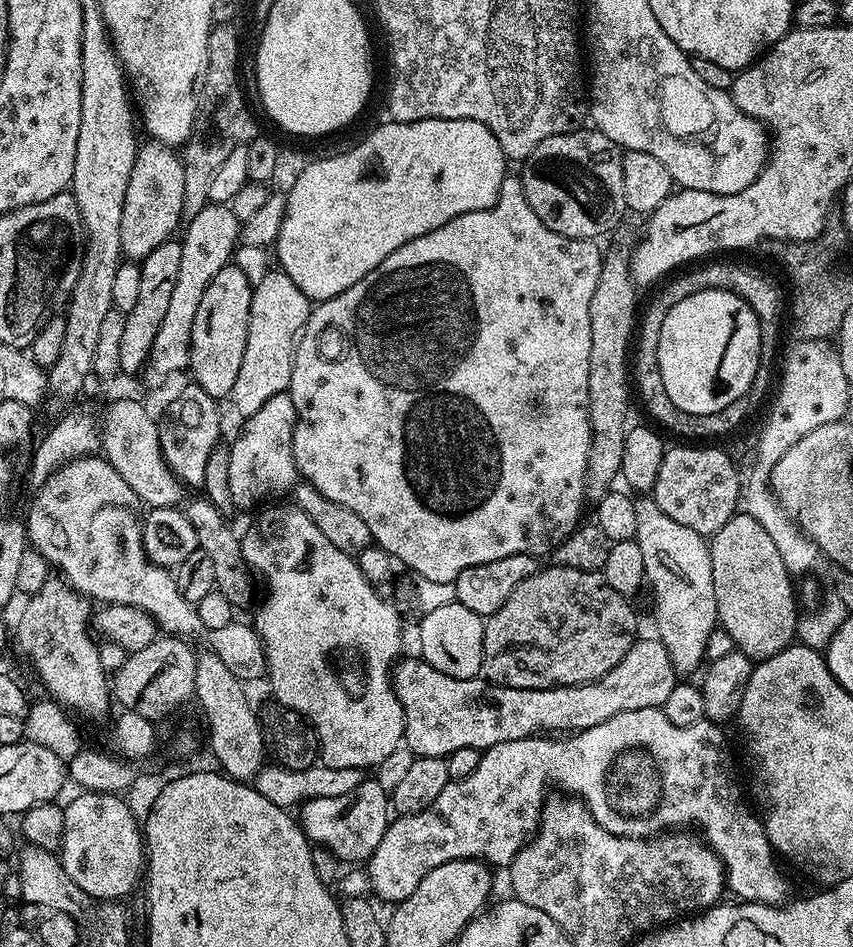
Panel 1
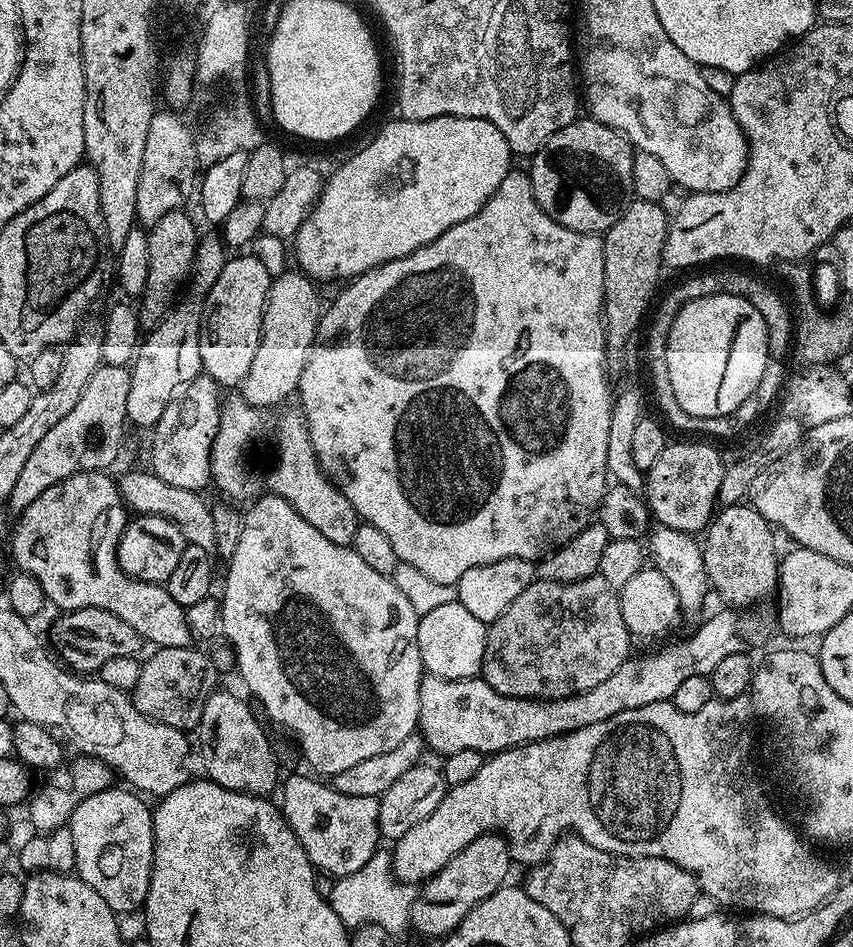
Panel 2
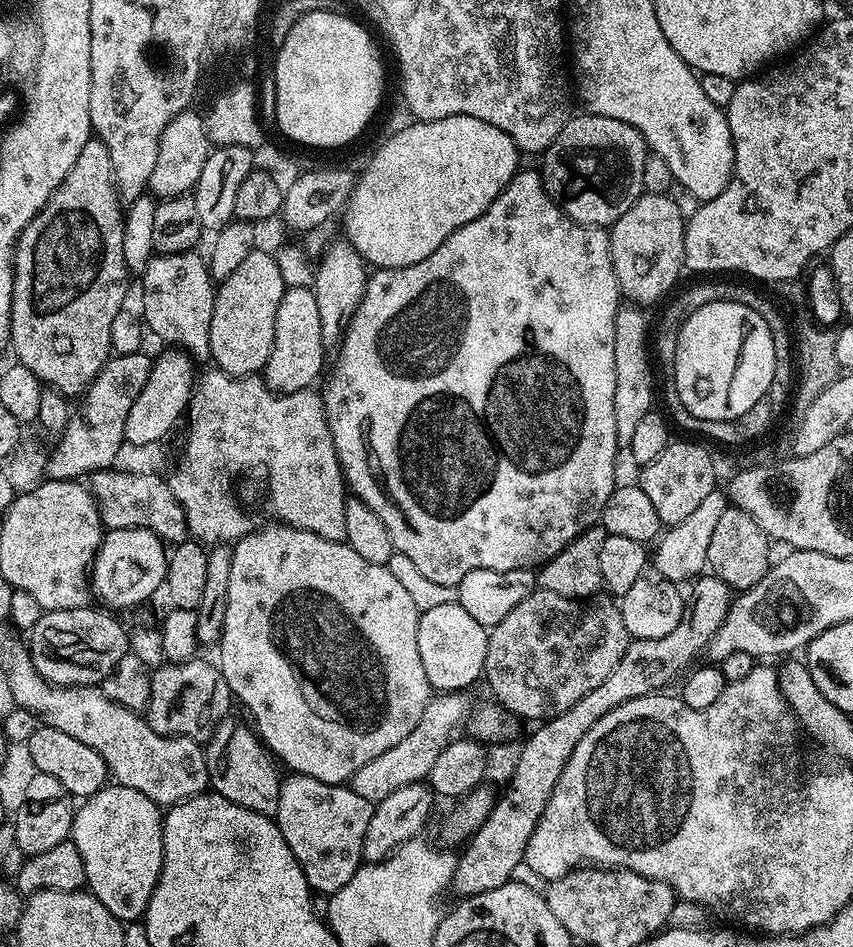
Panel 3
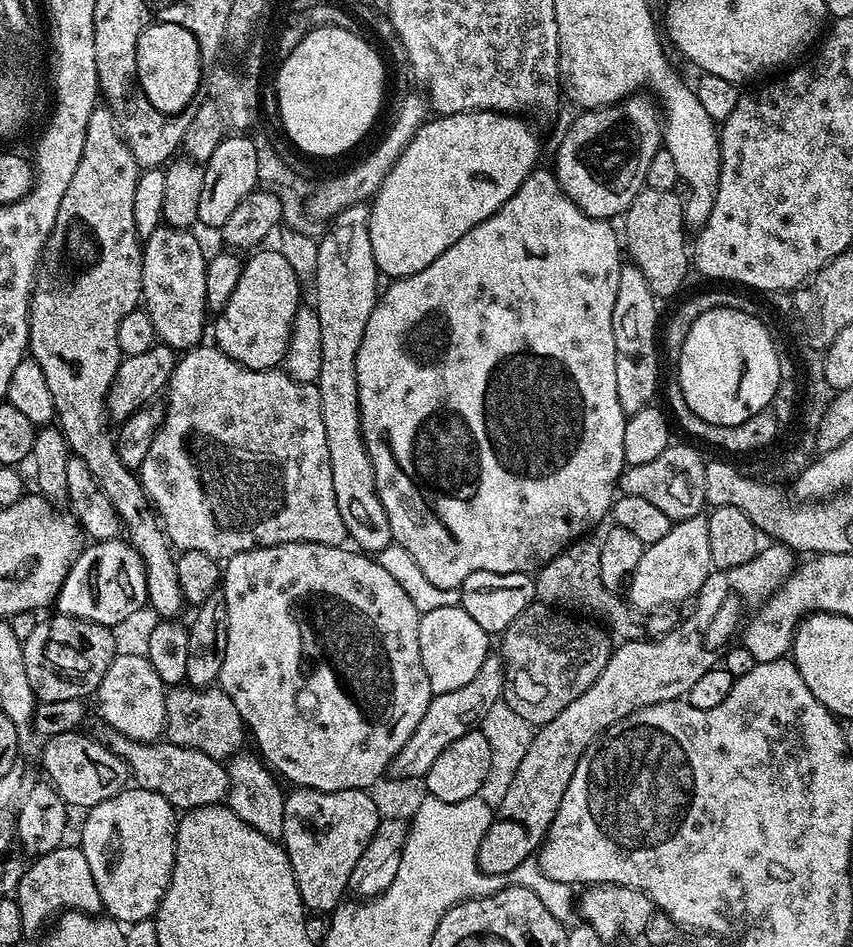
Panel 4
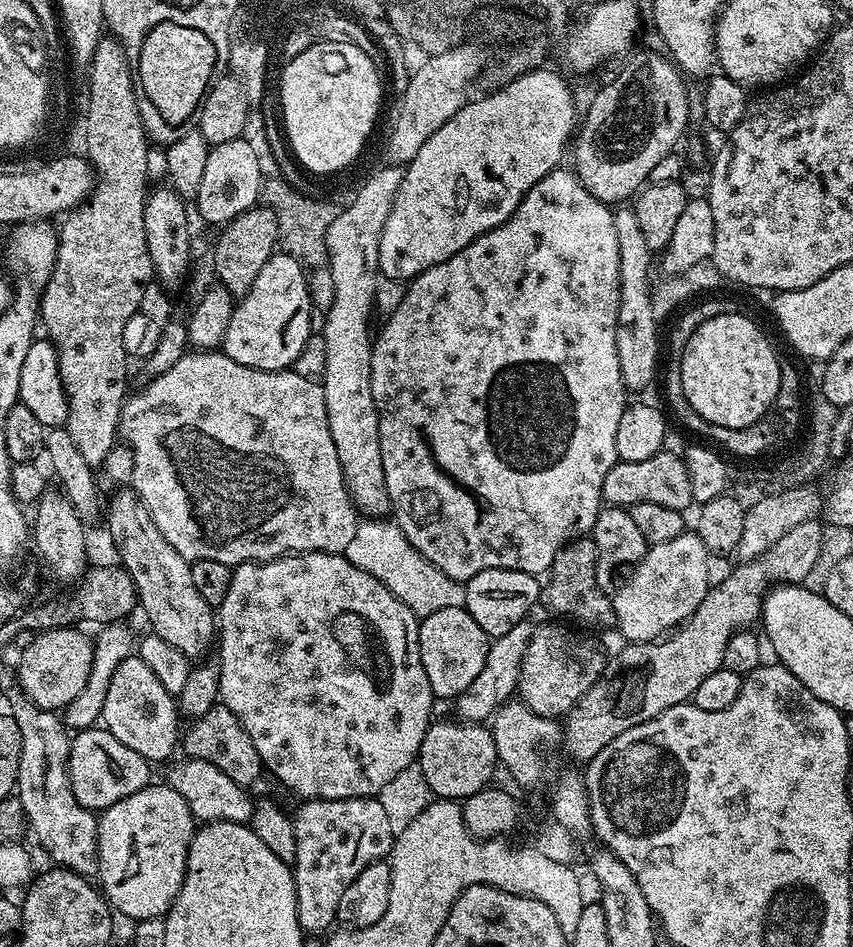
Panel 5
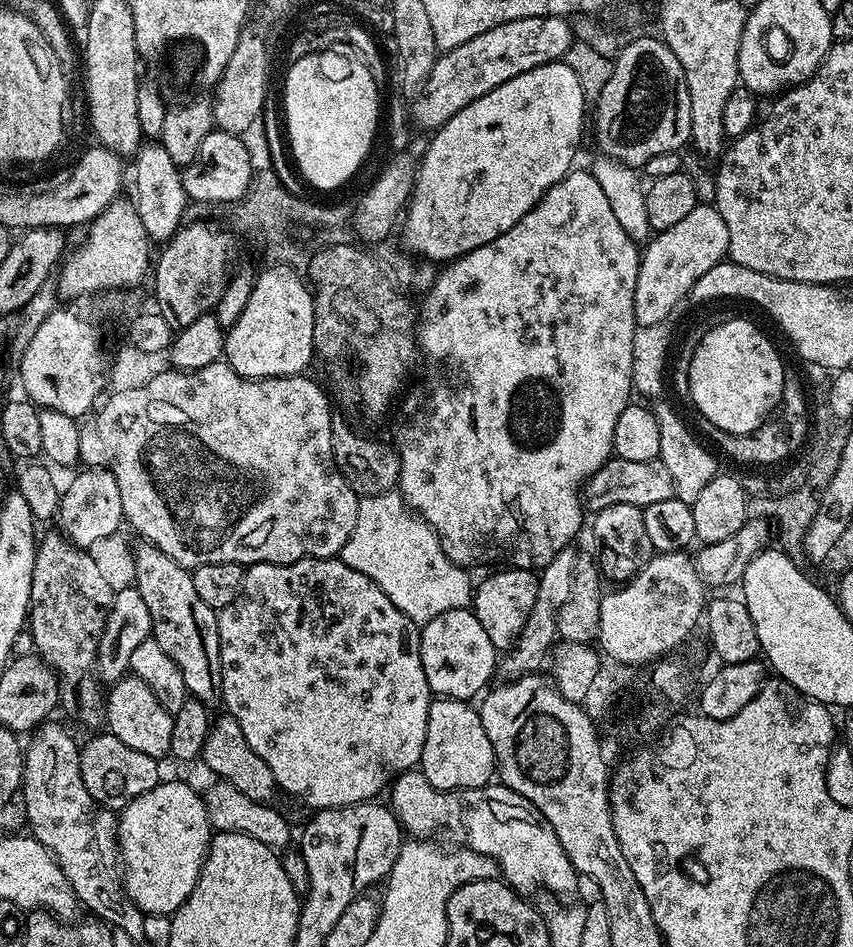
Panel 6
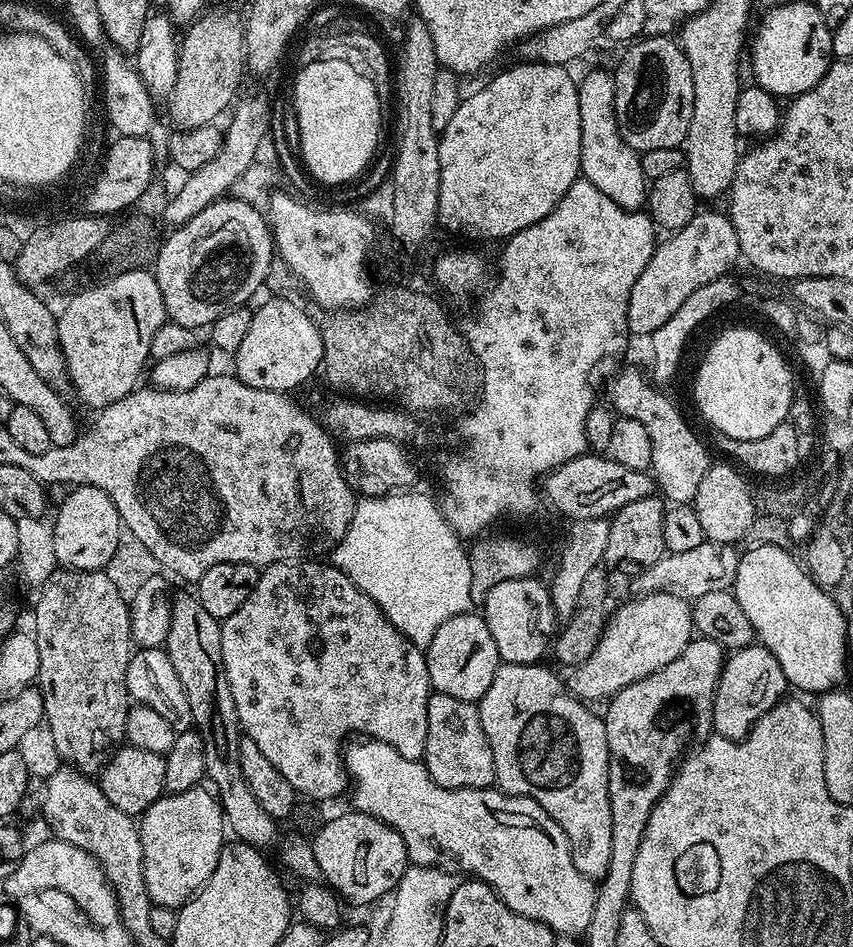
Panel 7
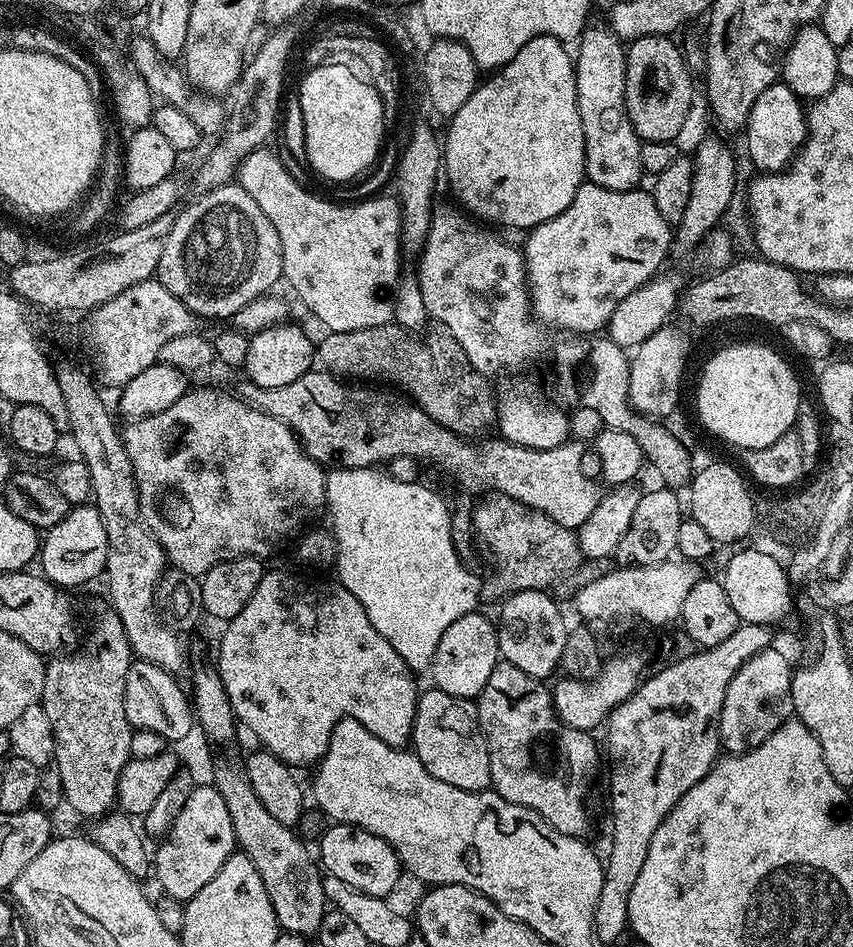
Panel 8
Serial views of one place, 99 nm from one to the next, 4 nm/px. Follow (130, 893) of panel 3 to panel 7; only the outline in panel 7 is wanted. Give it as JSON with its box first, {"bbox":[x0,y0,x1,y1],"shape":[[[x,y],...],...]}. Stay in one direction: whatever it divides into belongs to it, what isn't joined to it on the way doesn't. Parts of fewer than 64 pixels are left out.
{"bbox":[138,786,226,909],"shape":[[[204,786],[169,792],[144,811],[139,817],[138,827],[146,890],[153,905],[179,909],[200,891],[210,874],[214,874],[214,866],[218,866],[220,852],[226,843],[226,825],[220,802]]]}

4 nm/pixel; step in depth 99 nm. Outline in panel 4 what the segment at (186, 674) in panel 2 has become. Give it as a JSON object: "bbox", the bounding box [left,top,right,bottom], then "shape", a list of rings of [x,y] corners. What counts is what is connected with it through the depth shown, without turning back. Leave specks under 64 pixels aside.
{"bbox":[163,686,246,762],"shape":[[[172,686],[165,698],[165,728],[163,735],[172,744],[201,751],[210,758],[227,762],[245,747],[246,729],[244,719],[238,714],[238,706],[219,686],[193,688]]]}

